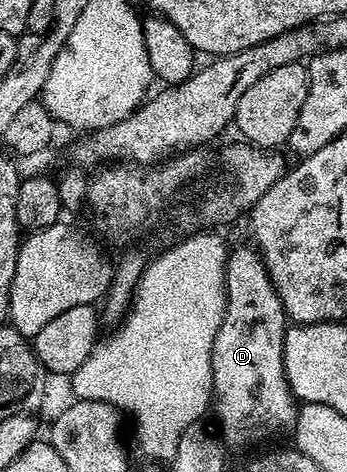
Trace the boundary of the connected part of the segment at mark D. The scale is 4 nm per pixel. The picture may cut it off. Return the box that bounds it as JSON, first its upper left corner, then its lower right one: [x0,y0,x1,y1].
[211,246,299,444]

